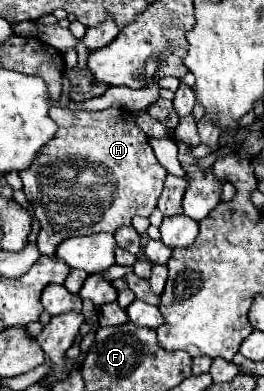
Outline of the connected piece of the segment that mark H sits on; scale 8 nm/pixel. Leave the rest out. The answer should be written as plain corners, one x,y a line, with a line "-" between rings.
51,107
51,119
59,123
55,139
43,147
27,171
19,173
23,193
41,225
37,235
41,255
55,257
55,249
67,237
113,233
123,223
129,225
133,215
151,215
167,171
155,159
145,133
135,125
133,113
115,107
103,111

